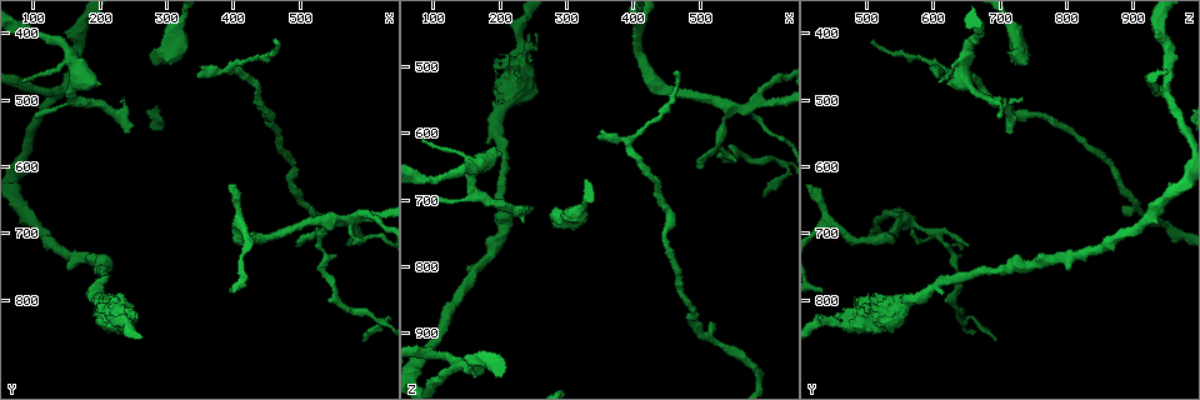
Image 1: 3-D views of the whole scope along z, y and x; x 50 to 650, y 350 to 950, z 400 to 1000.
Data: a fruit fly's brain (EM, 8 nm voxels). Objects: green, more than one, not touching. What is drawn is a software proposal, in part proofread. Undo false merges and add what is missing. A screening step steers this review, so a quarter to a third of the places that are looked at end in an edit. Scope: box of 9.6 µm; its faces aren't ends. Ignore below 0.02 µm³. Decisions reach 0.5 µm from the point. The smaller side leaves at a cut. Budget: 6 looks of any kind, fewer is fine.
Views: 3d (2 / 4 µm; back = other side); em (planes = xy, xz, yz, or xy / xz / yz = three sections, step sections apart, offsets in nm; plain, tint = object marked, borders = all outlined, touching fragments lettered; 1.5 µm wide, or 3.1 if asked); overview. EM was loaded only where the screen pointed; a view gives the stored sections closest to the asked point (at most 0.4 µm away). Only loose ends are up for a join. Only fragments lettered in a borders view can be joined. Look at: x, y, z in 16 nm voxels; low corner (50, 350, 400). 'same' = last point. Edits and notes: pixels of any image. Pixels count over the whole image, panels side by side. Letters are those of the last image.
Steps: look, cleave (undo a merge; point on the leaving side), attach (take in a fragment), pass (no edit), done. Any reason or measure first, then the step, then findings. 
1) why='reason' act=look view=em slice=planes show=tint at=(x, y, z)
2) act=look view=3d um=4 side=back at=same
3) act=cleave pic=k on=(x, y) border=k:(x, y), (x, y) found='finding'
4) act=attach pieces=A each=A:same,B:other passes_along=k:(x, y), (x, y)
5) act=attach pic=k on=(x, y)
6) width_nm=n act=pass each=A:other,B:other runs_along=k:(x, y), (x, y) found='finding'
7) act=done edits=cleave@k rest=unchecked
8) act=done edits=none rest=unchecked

why='free end' act=look view=em slice=yz step=4 show=tint at=(240, 550, 710)

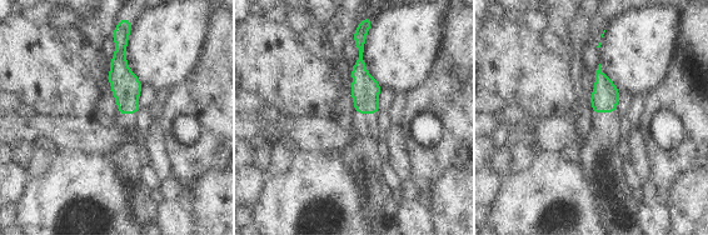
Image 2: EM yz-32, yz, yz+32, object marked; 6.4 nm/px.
act=look view=em slice=planes show=borders at=same

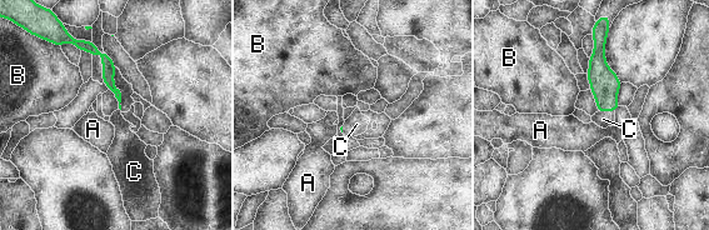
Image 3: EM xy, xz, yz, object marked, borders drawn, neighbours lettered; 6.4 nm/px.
act=attach pieces=C each=A:other,B:other,C:same found='it goes on there'

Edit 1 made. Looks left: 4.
why='sharp bend' act=look view=em slice=xy step=4 show=tint at=(140, 490, 950)

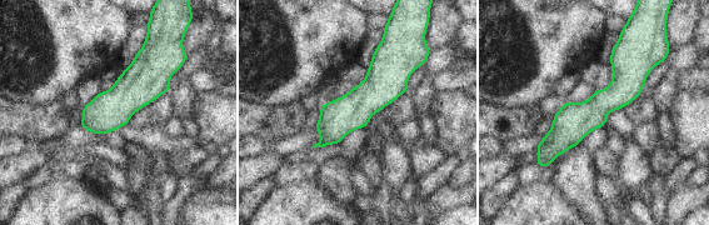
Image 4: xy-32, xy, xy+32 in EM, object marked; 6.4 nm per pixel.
act=look view=em slice=planes show=borders at=same

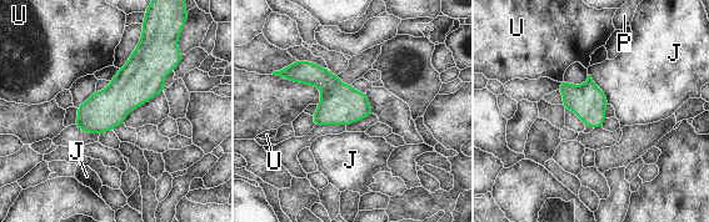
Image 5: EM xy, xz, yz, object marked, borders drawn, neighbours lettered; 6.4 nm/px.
longest_contact=J:240nm act=pass each=J:other,P:other,U:other found='all the same cell'

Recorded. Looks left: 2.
why='free end' act=look view=3d um=4 at=(465, 410, 510)

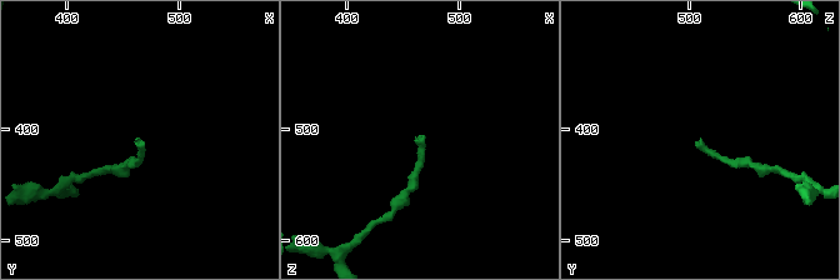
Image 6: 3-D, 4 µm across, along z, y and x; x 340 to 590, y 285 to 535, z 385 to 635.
act=look view=em slice=planes show=borders at=(462, 410, 508)

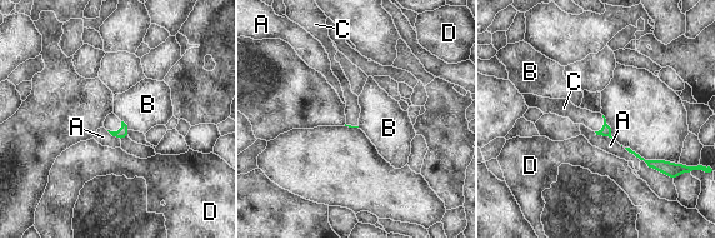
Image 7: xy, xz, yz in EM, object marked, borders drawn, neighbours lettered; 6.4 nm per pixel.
act=attach pieces=C each=A:other,B:other,C:same,D:other passes_along=7:(124, 132), (116, 132), (113, 123) found='it goes on there'

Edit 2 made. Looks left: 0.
act=done edits=attach@3,attach@7 rest=unchecked

